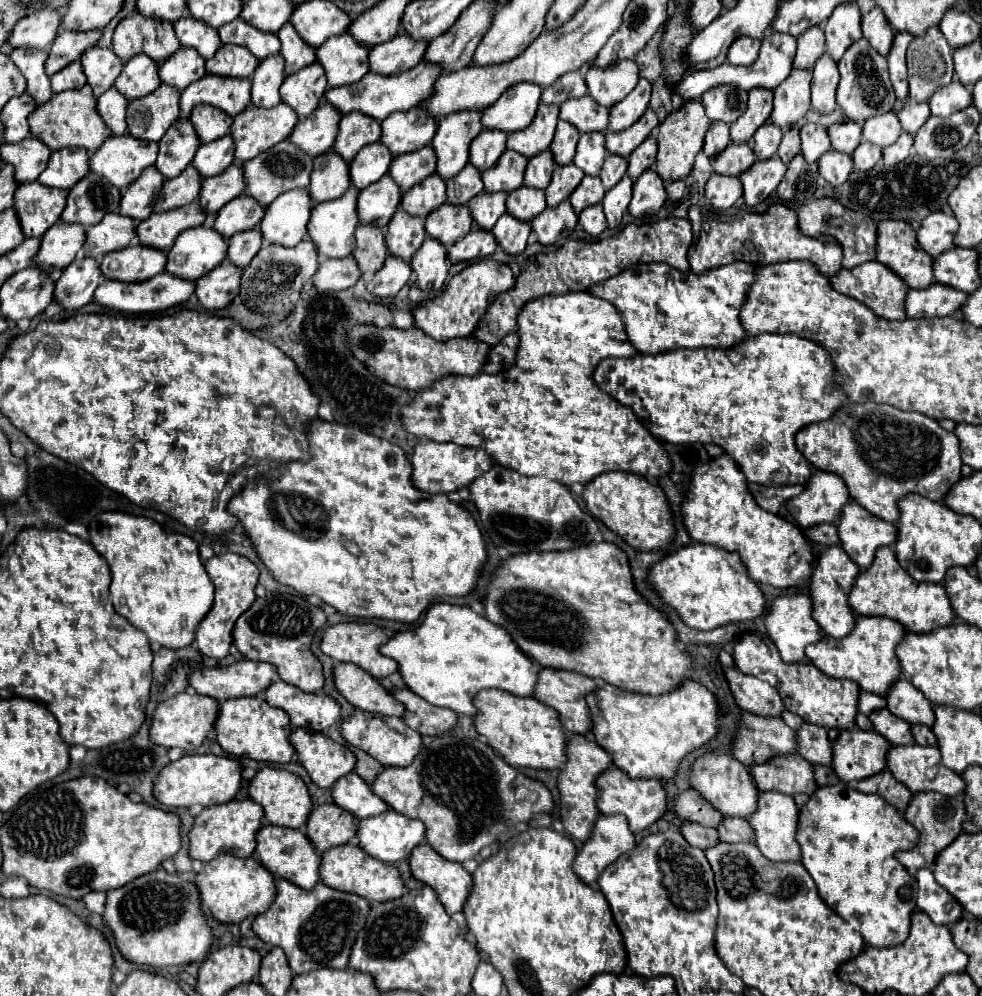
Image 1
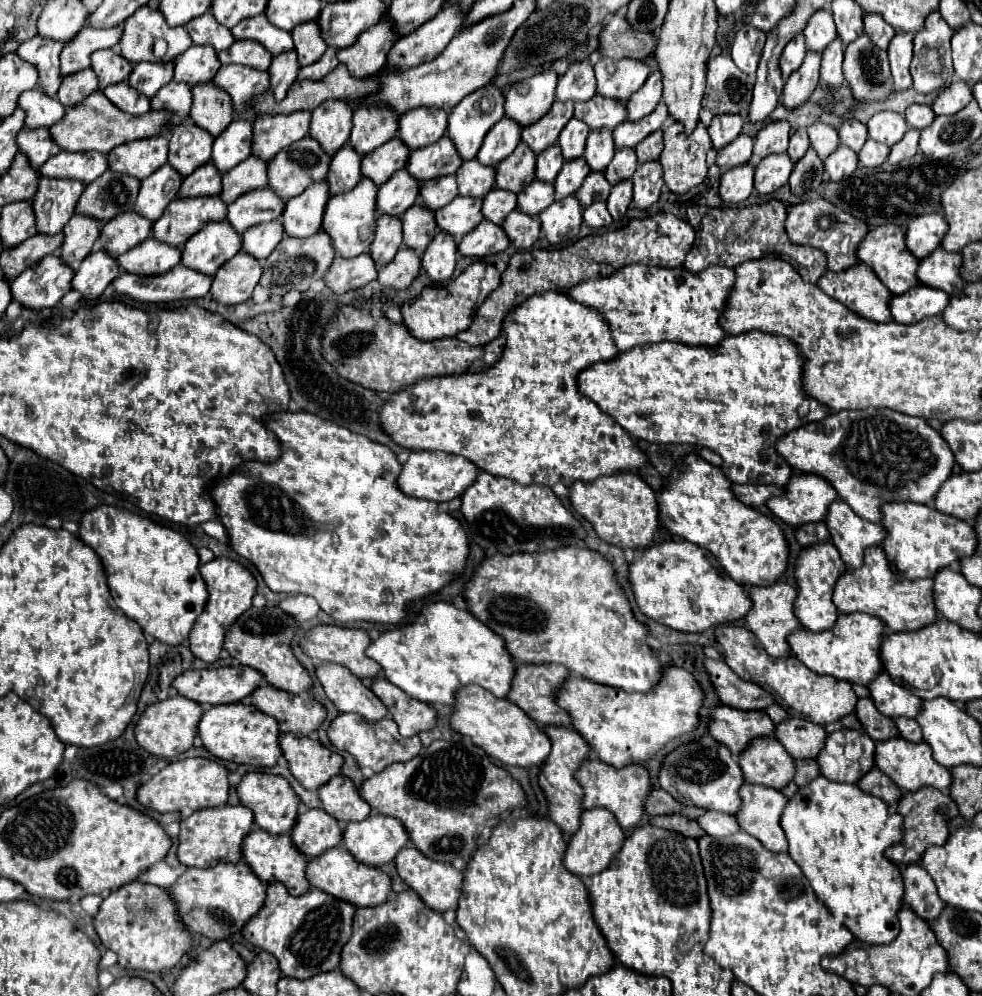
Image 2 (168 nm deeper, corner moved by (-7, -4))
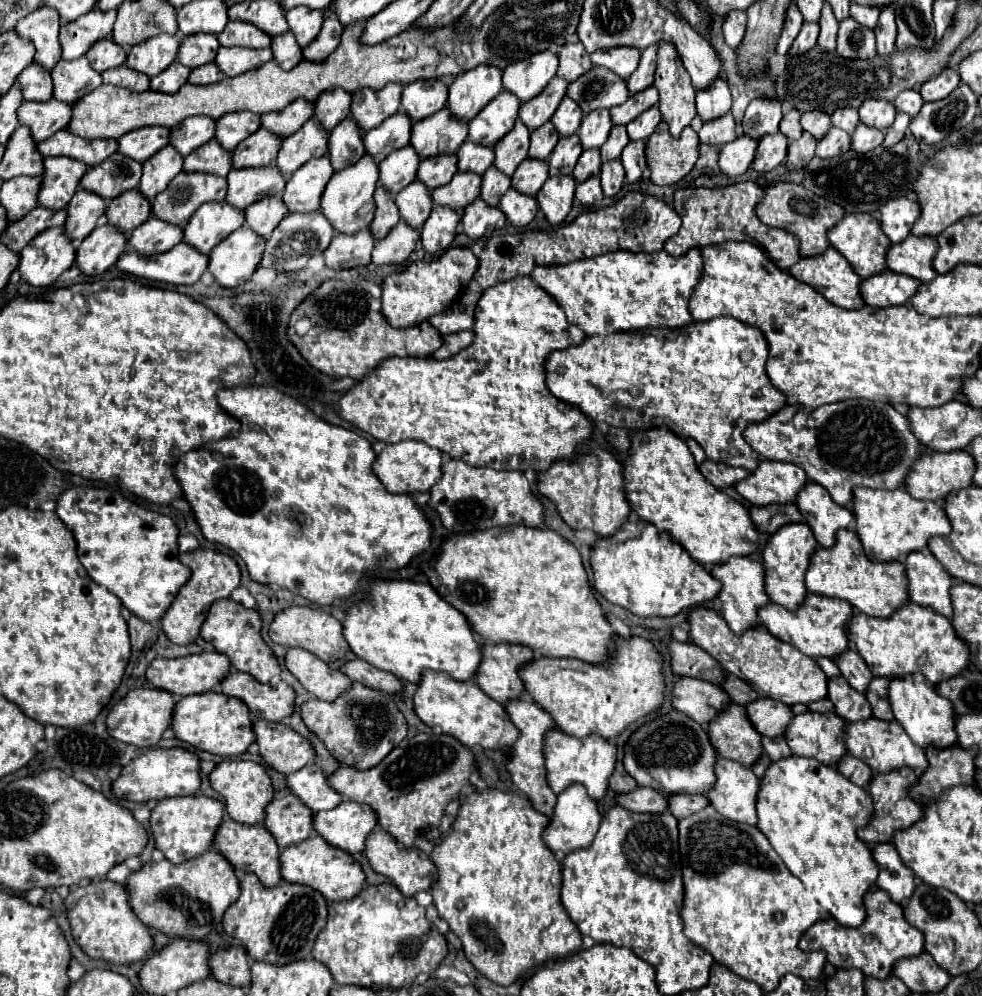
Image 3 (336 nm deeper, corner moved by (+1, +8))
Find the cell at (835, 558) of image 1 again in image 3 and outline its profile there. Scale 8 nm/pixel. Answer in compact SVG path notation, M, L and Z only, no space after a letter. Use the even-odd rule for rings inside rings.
M804 522L798 524L786 524L780 530L776 530L770 540L766 542L762 556L764 556L764 584L766 584L766 594L772 602L794 610L800 606L800 602L806 596L806 588L804 588L804 580L802 574L806 572L810 558L816 550L816 540L814 534L810 532L810 526Z

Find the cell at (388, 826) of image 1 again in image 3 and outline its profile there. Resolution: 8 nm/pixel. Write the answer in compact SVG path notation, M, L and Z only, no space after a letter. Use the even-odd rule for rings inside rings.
M342 800L328 812L314 812L314 830L334 848L362 852L366 836L378 826L378 820L366 804Z

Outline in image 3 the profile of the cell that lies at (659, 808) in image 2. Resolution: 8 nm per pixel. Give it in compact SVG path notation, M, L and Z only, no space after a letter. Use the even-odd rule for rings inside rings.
M616 762L614 774L610 776L610 790L614 790L614 792L634 790L634 780L630 780L630 774L626 774L626 770L620 762Z

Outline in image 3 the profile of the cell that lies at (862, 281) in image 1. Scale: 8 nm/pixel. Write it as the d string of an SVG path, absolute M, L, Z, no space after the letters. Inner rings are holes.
M832 246L826 248L826 252L818 254L818 256L810 256L810 258L800 258L790 270L788 270L796 280L812 286L816 292L820 292L828 302L840 306L840 308L862 308L864 302L860 298L858 286L860 286L860 276L854 274L852 266L848 264L848 260L834 250Z

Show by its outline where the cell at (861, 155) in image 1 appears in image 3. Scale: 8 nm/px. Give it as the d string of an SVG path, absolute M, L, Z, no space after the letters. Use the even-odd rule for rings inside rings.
M858 124L856 132L852 134L852 148L856 152L870 152L880 146L884 140L884 132L866 124Z

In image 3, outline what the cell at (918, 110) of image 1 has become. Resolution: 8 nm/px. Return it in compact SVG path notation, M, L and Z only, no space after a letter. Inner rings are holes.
M904 90L904 92L894 100L896 110L898 110L898 112L906 112L906 114L910 114L910 116L916 116L916 114L920 112L922 104L924 104L924 100L922 100L922 96L920 96L918 90Z

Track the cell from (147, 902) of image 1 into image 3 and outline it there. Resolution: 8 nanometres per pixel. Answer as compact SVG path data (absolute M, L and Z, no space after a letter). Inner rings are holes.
M100 880L82 888L72 888L64 898L64 906L72 928L72 938L90 958L112 964L132 964L146 960L154 948L148 928L138 918L134 918L134 912L130 912L130 904L126 902L126 888L122 888L122 884Z

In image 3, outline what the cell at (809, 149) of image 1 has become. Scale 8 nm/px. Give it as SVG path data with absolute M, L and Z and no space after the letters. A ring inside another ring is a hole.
M812 110L812 112L804 112L802 114L802 128L806 132L810 132L816 140L822 140L822 136L830 130L830 116L826 112L820 110Z

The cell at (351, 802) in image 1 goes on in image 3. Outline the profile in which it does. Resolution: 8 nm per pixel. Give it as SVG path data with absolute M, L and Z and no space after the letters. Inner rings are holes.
M308 762L298 772L286 774L284 780L286 780L286 788L314 812L332 810L342 802L338 792L334 792L326 784L326 774L322 774L314 762Z

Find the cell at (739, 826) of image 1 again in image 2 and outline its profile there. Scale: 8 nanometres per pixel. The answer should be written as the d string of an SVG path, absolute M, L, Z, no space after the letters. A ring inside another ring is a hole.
M706 812L698 818L700 828L714 836L714 838L724 838L724 836L732 836L734 832L740 832L740 824L736 820L736 816L730 814L722 814L722 812Z

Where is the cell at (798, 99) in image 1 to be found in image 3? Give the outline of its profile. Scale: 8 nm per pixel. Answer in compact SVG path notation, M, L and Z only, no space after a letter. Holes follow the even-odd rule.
M804 22L802 30L796 36L788 54L796 56L796 54L802 54L802 52L808 52L810 48L816 46L816 40L818 40L818 22Z

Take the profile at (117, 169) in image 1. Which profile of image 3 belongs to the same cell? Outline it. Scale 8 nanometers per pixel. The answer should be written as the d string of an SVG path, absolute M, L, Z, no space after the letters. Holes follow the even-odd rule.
M146 126L138 128L134 132L128 132L126 136L118 138L118 152L124 156L130 156L138 162L148 160L158 150L168 146L170 142L170 128L166 126Z

